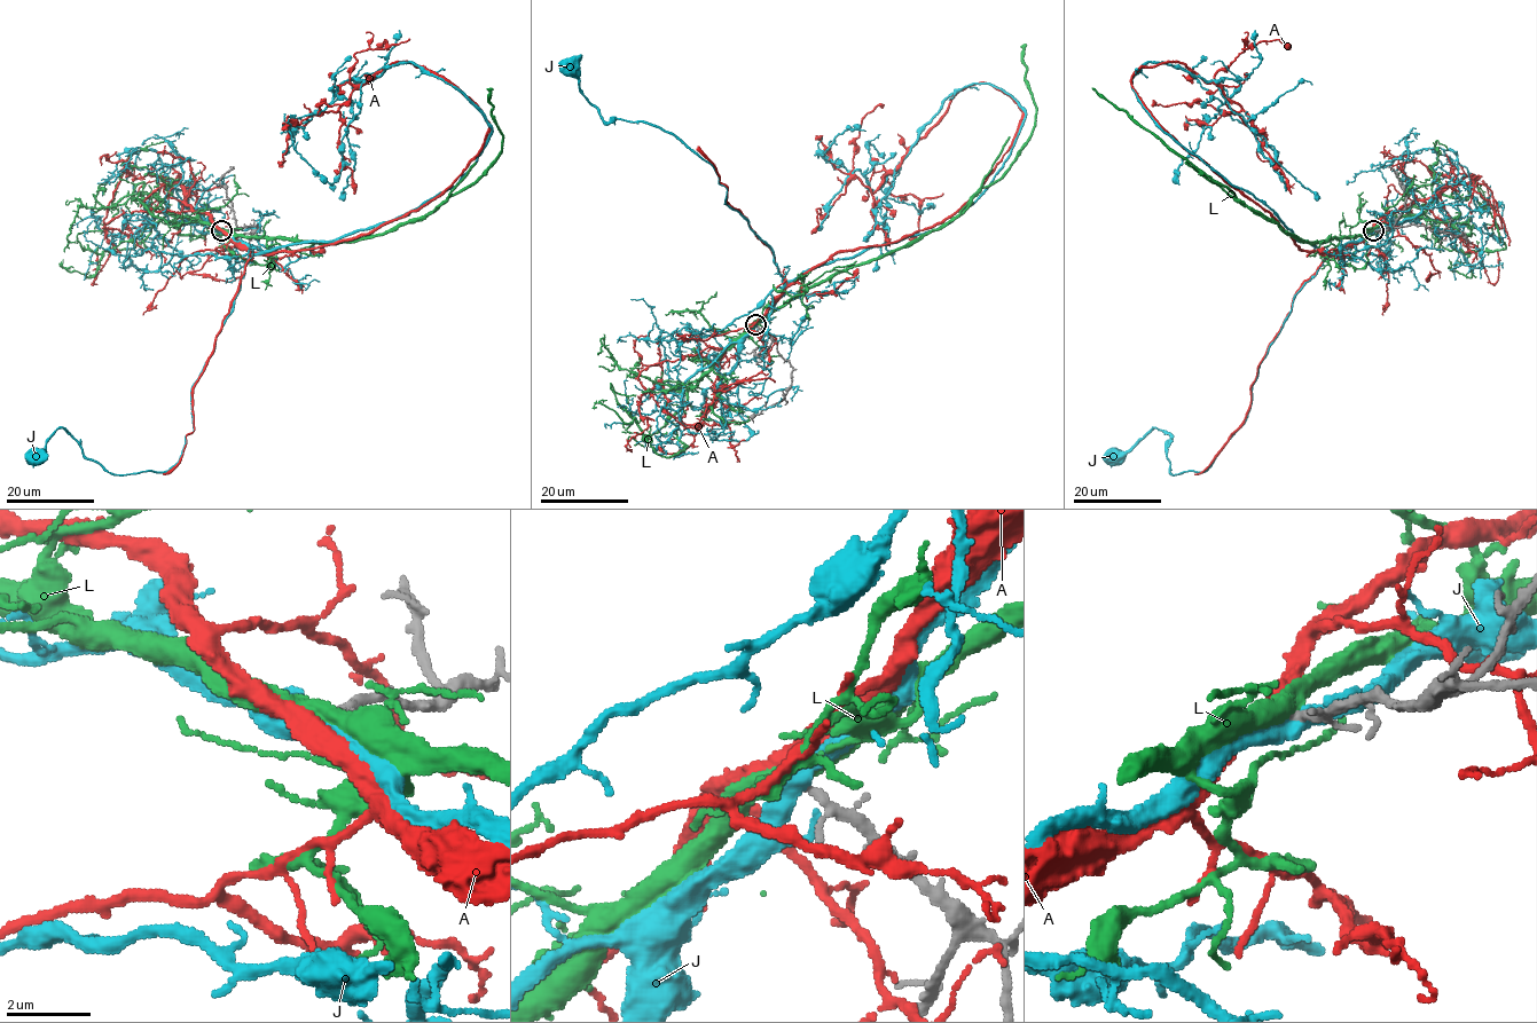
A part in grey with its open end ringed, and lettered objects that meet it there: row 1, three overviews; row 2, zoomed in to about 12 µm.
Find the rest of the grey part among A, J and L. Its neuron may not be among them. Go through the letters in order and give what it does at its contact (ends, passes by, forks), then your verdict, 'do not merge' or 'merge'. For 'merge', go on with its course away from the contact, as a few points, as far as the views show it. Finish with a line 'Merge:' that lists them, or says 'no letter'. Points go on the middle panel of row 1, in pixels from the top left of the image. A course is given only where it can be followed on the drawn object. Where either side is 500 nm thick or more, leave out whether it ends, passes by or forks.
A: it passes by | merge | via (755, 324), (840, 252), (953, 215), (1022, 110), (971, 85), (873, 193), (854, 178), (816, 210), (810, 234)
J: do not merge
L: it passes by | do not merge
Merge: A

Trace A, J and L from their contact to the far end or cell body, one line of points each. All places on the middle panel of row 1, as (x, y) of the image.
A: (755, 324), (840, 252), (953, 215), (1022, 110), (971, 85), (873, 193), (854, 178), (816, 210), (810, 234)
J: (755, 325), (783, 278), (773, 251), (724, 204), (713, 166), (648, 124), (605, 122), (569, 69)
L: (755, 325), (808, 288), (941, 229), (982, 187), (1003, 175), (1033, 130), (1035, 104), (1026, 80), (1025, 44)

